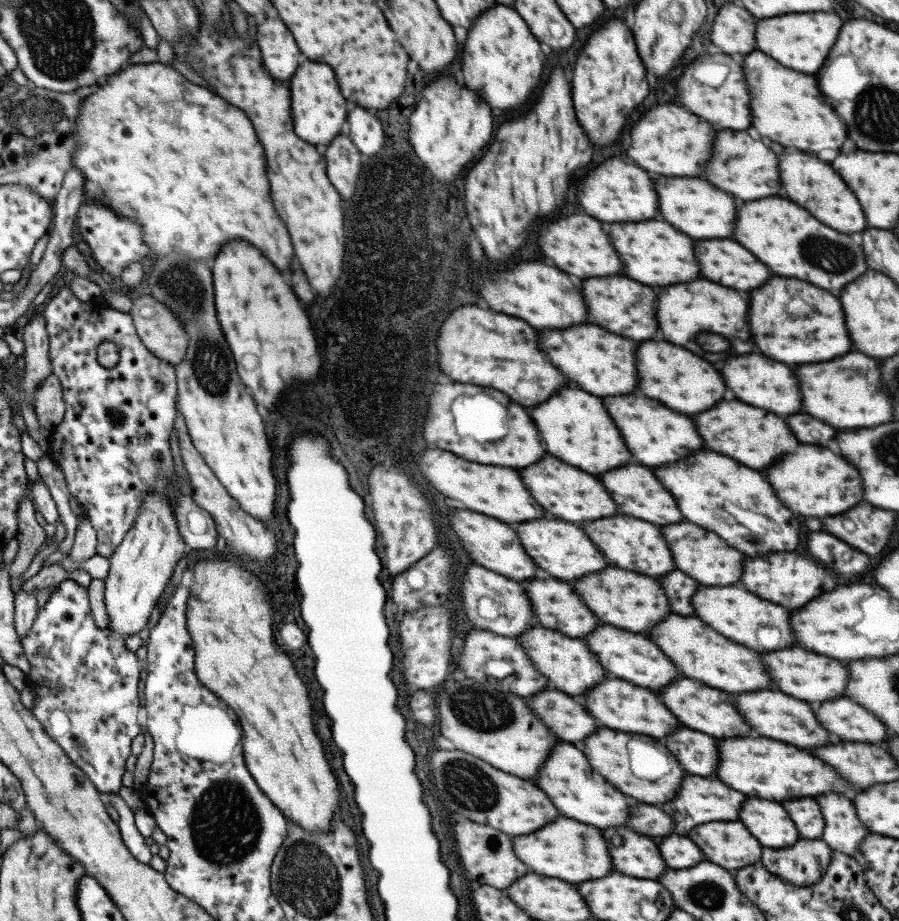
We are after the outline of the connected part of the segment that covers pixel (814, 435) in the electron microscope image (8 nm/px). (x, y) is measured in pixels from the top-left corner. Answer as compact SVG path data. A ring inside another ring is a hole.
M791 414L785 418L787 428L791 430L791 434L795 434L795 438L803 444L823 444L829 442L835 434L835 430L807 414Z

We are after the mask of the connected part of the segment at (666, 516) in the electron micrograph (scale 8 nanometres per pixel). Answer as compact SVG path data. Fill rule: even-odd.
M619 466L615 470L609 470L605 474L601 474L601 482L603 486L607 486L607 494L611 494L617 510L621 514L651 522L651 524L675 524L681 522L681 514L673 502L673 498L669 496L669 492L657 482L657 478L651 474L651 470L643 468L643 466Z

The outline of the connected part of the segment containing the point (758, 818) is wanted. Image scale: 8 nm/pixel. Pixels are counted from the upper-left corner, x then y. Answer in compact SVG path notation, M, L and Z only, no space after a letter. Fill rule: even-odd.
M747 798L747 802L743 802L743 810L739 810L739 820L763 847L783 848L783 844L791 846L797 840L793 822L777 802Z

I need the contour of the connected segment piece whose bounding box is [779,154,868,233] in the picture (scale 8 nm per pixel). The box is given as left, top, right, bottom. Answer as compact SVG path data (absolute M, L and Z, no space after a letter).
M781 154L779 156L779 182L785 194L797 206L803 206L813 218L840 233L863 232L866 226L861 206L841 178L823 162L807 154Z

